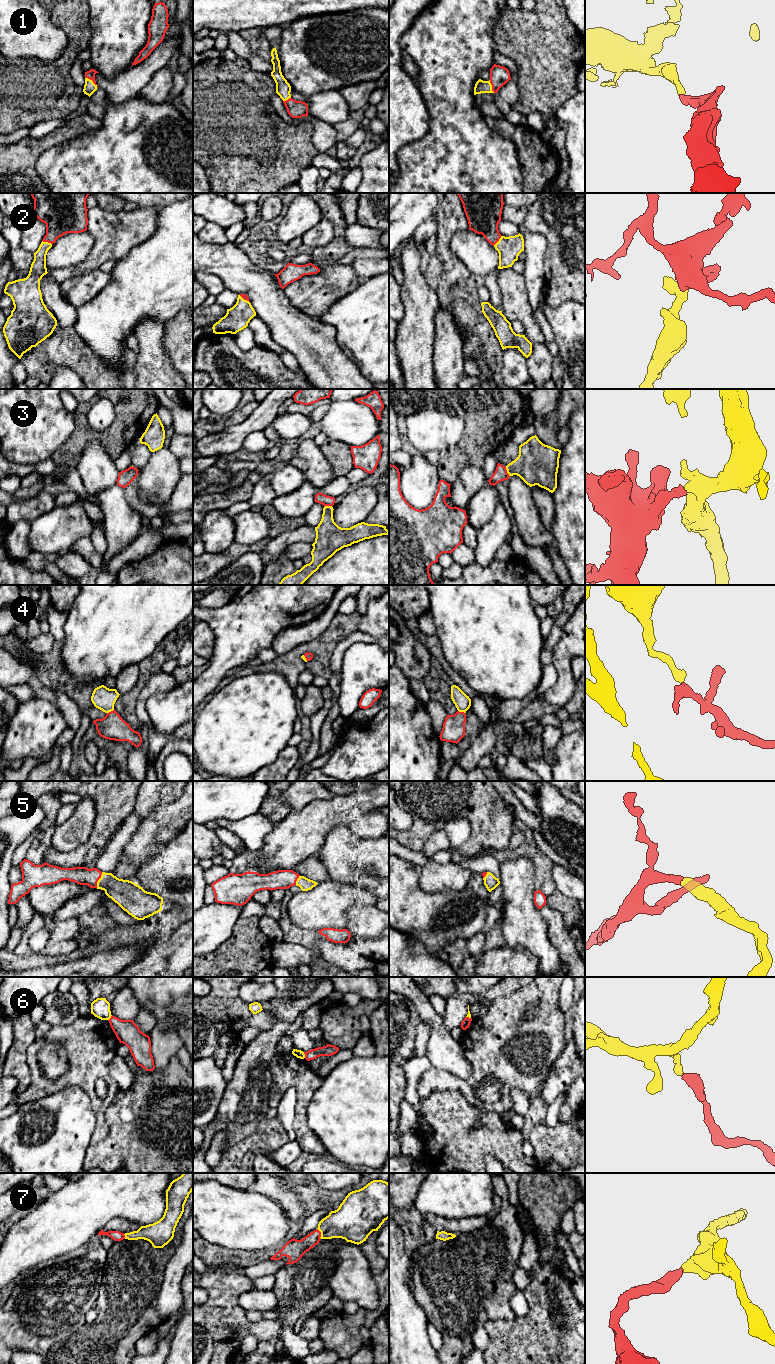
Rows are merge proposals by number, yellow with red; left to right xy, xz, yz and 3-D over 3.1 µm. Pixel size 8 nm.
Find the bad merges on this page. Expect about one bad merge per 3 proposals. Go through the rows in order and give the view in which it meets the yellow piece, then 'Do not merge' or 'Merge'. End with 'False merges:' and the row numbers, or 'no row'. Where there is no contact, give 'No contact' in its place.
1: Touches yellow in xy. Merge
2: Touches yellow in xy. Merge
3: Touches yellow in yz. Merge
4: Touches yellow in xy. Merge
5: Touches yellow in xy. Merge
6: Touches yellow in xz. Do not merge
7: Touches yellow in xz. Merge
False merges: 6

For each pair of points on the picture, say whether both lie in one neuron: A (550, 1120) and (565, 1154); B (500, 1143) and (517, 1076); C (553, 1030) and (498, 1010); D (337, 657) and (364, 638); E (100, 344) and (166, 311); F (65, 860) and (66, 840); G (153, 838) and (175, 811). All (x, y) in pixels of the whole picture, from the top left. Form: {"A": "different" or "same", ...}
{"A": "different", "B": "different", "C": "same", "D": "same", "E": "same", "F": "different", "G": "same"}

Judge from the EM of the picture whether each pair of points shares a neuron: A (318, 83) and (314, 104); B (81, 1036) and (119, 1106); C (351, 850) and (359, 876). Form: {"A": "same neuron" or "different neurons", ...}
{"A": "different neurons", "B": "different neurons", "C": "same neuron"}

